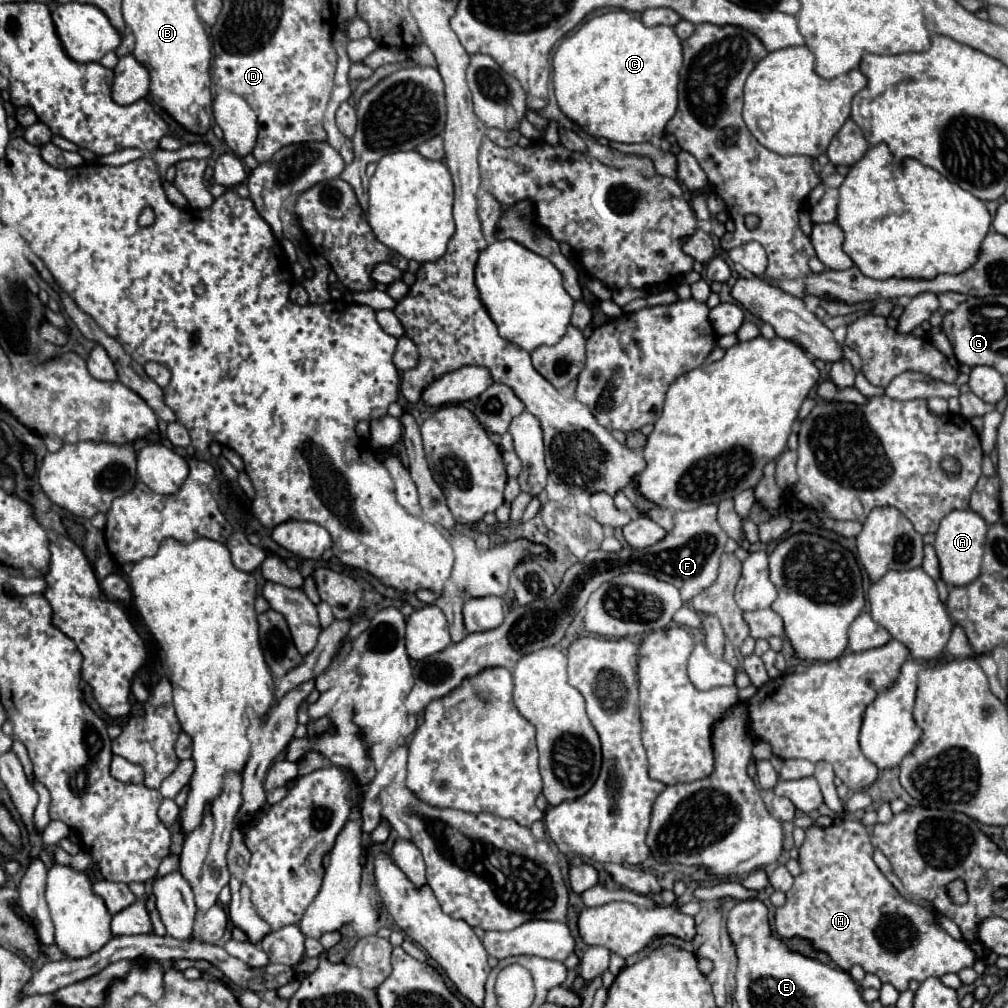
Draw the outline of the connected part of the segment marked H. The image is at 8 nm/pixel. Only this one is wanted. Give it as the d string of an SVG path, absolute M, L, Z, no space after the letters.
M845 819L843 823L831 825L827 829L819 827L819 831L815 825L807 827L797 861L801 865L801 873L787 891L785 905L775 909L775 931L779 937L807 939L815 951L825 951L843 971L849 971L853 965L861 965L863 971L877 975L883 983L891 983L897 991L905 991L911 979L921 983L927 977L957 973L959 969L971 967L975 963L975 953L967 943L949 937L949 933L937 925L935 917L927 909L905 901L883 877L873 861L869 829L861 821Z

